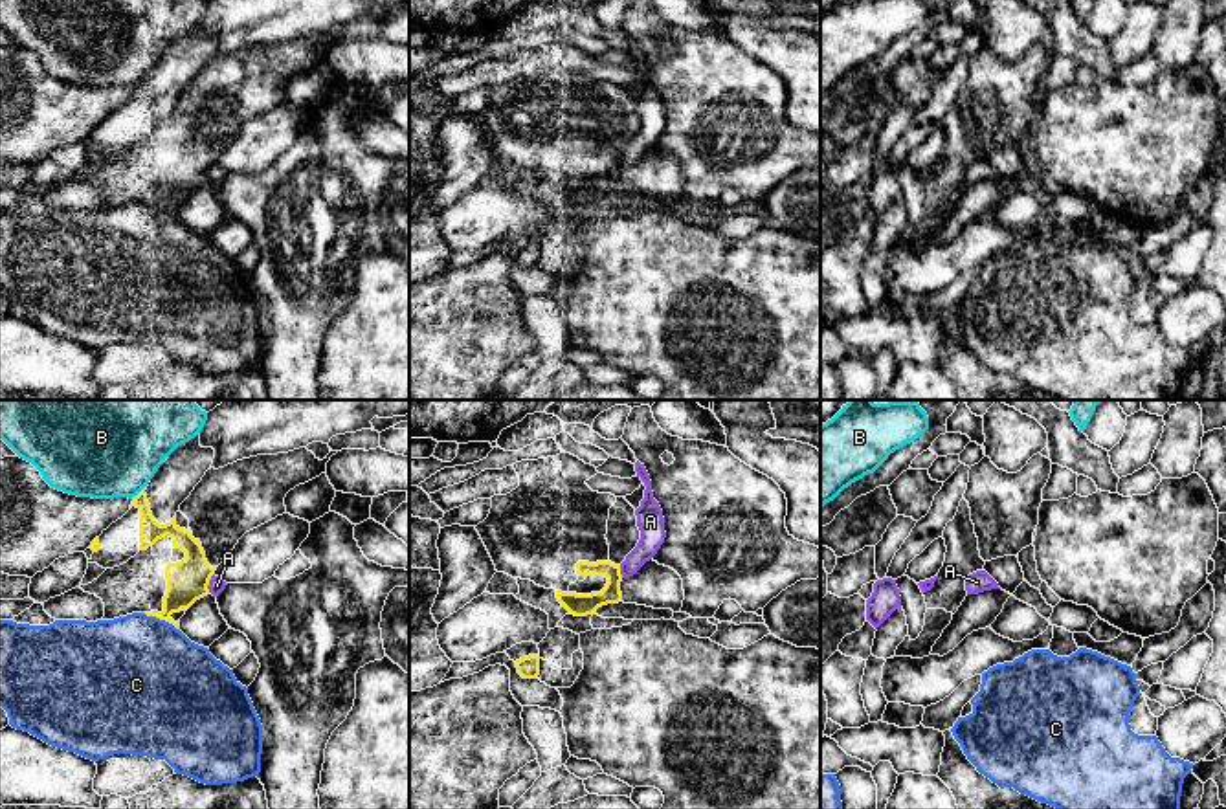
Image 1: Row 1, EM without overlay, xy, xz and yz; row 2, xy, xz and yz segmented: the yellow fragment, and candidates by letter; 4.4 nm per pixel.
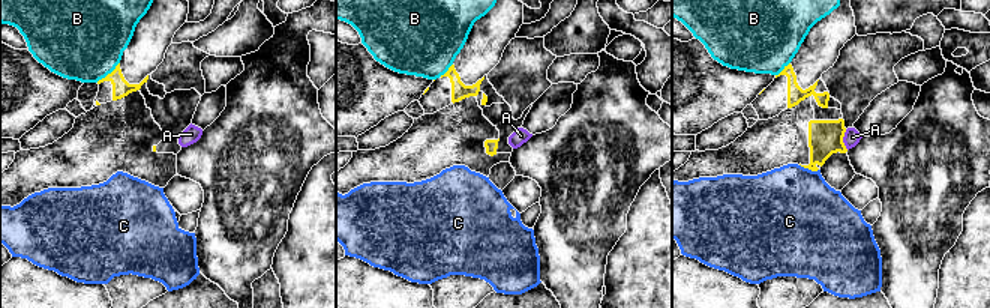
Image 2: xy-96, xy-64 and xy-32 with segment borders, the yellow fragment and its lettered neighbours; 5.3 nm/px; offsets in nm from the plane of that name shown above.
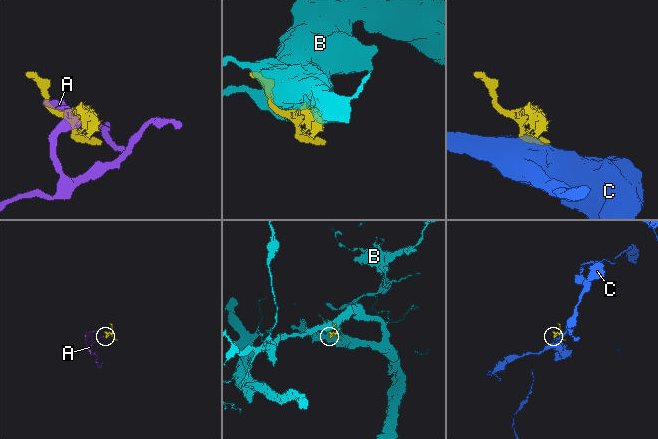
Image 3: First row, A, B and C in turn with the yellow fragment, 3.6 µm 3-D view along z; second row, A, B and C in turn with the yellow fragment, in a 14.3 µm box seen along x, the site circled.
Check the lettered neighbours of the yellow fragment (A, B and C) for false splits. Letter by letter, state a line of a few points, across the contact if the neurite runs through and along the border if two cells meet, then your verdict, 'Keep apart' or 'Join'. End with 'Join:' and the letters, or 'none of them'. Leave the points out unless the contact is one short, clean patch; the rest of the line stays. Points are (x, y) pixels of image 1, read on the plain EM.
A: Line: xy (213, 162), (208, 180). Keep apart
B: Keep apart
C: Keep apart
Join: none of them

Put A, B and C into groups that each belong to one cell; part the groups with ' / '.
A / B / C

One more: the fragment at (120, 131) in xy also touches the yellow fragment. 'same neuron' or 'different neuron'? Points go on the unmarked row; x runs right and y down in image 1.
same neuron

